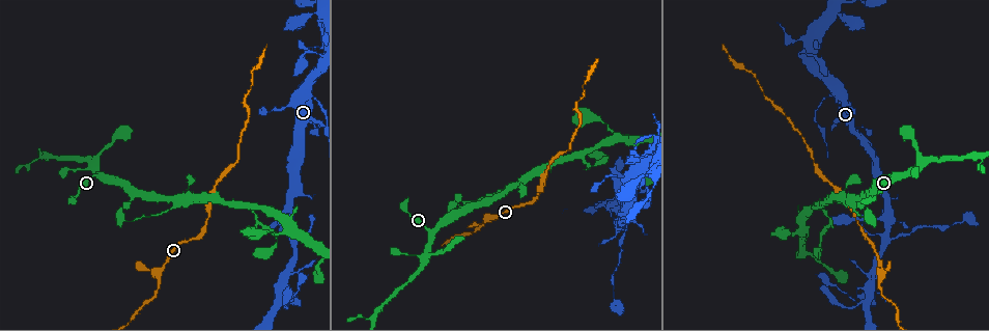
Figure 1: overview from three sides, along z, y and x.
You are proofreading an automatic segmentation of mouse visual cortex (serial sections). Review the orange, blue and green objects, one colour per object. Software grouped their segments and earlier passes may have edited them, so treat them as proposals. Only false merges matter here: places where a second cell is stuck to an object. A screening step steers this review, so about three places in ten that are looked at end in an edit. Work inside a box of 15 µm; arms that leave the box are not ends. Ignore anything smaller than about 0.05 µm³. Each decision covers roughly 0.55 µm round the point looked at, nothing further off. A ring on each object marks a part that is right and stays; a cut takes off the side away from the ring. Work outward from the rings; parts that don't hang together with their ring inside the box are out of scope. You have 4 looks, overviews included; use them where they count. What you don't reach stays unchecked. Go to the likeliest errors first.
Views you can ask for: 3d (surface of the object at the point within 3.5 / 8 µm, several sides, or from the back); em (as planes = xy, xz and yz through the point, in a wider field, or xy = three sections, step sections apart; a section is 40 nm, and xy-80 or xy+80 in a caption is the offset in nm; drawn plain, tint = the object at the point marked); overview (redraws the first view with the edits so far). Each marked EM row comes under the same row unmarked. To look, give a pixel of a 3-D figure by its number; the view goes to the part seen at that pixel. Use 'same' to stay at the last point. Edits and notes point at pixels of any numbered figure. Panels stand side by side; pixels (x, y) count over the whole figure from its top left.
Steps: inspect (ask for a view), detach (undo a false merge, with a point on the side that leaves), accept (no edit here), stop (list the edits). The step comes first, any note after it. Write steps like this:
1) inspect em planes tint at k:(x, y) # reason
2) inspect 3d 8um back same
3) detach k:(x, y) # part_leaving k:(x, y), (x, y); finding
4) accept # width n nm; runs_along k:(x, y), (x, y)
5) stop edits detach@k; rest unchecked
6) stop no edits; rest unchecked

inspect 3d 8um at 1:(887, 238) # arms part here

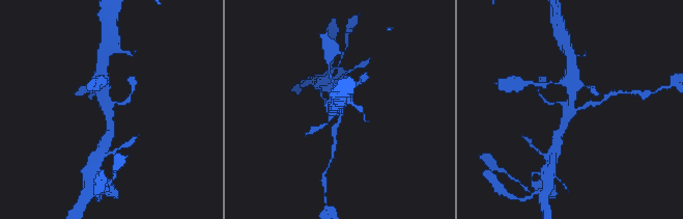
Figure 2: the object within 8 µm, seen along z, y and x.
inspect em planes tint at 2:(571, 111) # now the EM

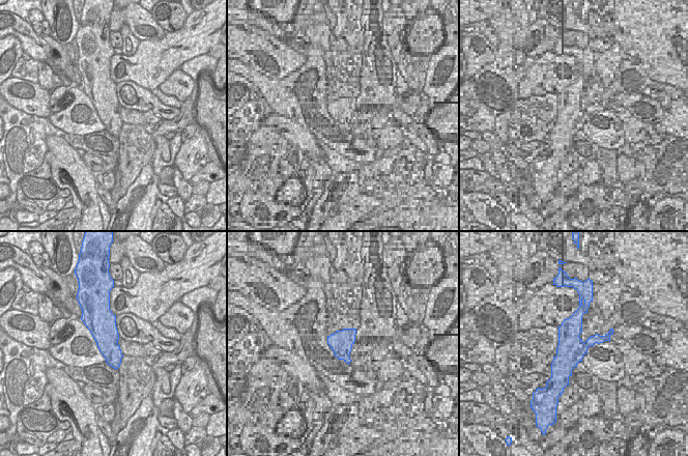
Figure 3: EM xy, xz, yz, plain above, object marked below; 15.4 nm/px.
accept # runs_along 2:(572, 82), (569, 112), (558, 137); all the same cell

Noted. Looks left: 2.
inspect 3d 3.5um at 1:(157, 274) # arms part here

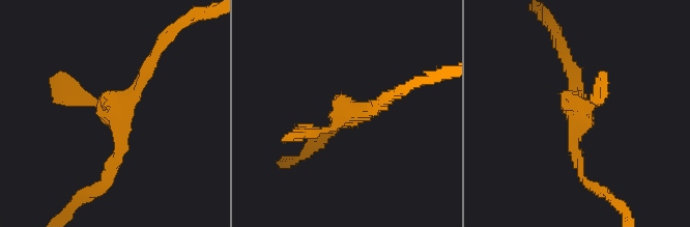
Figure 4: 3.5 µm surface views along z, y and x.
inspect em xy step 2 tint at 4:(119, 108) # shape alone is not enough

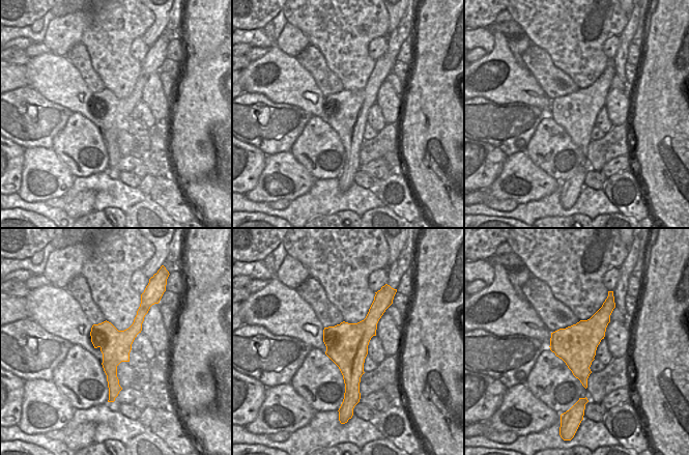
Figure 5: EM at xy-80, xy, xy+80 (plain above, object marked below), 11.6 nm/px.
accept # runs_along 5:(142, 309), (112, 356), (113, 389); one cell here

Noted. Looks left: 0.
stop no edits; rest unchecked

